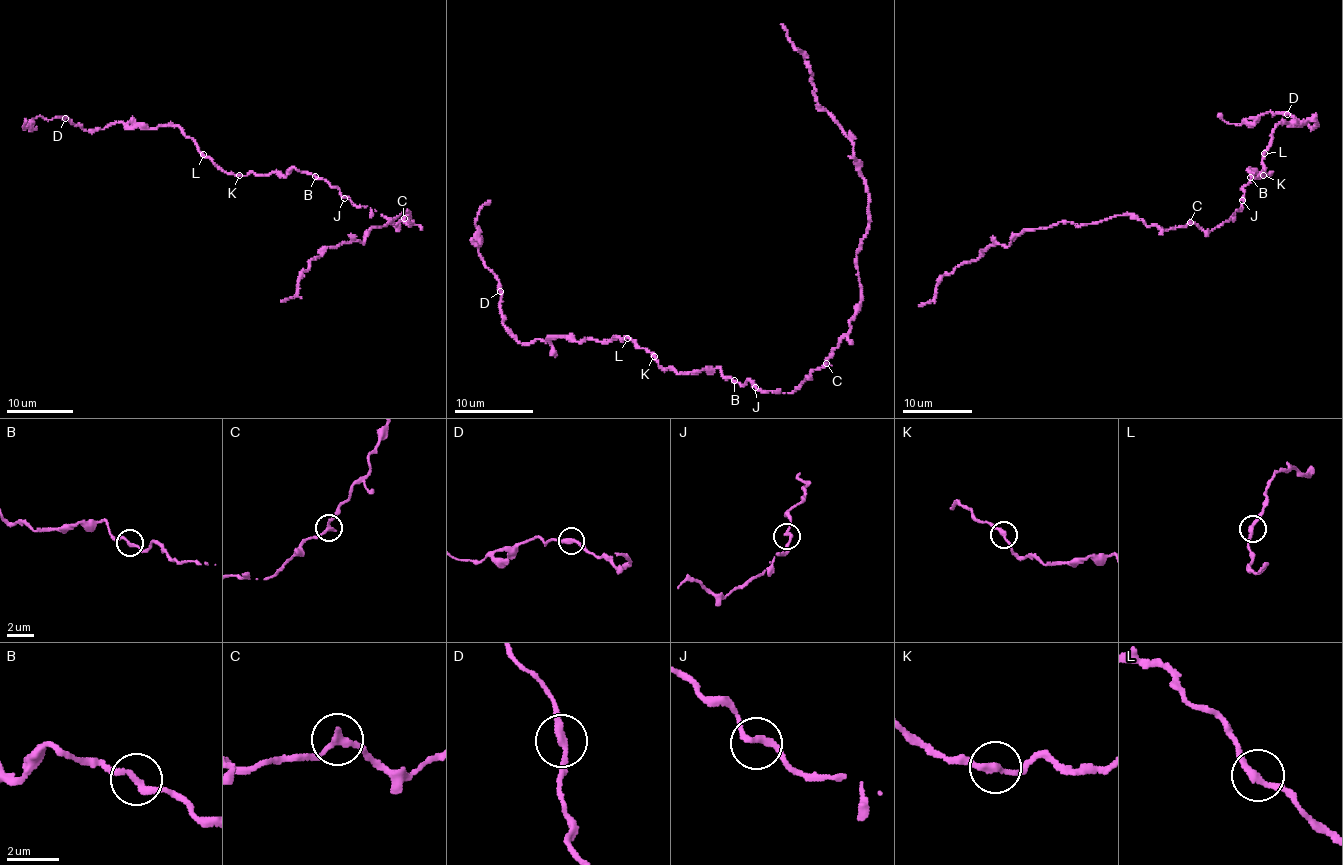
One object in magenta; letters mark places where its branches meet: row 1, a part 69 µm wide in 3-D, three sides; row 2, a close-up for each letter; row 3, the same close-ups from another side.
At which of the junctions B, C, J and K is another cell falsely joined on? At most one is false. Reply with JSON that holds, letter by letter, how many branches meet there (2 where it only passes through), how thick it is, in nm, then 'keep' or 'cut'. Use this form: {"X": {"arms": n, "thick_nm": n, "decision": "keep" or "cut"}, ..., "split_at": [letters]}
{"B": {"arms": 2, "thick_nm": 240, "decision": "keep"}, "C": {"arms": 2, "thick_nm": 240, "decision": "keep"}, "J": {"arms": 2, "thick_nm": 220, "decision": "keep"}, "K": {"arms": 2, "thick_nm": 240, "decision": "keep"}, "split_at": []}

